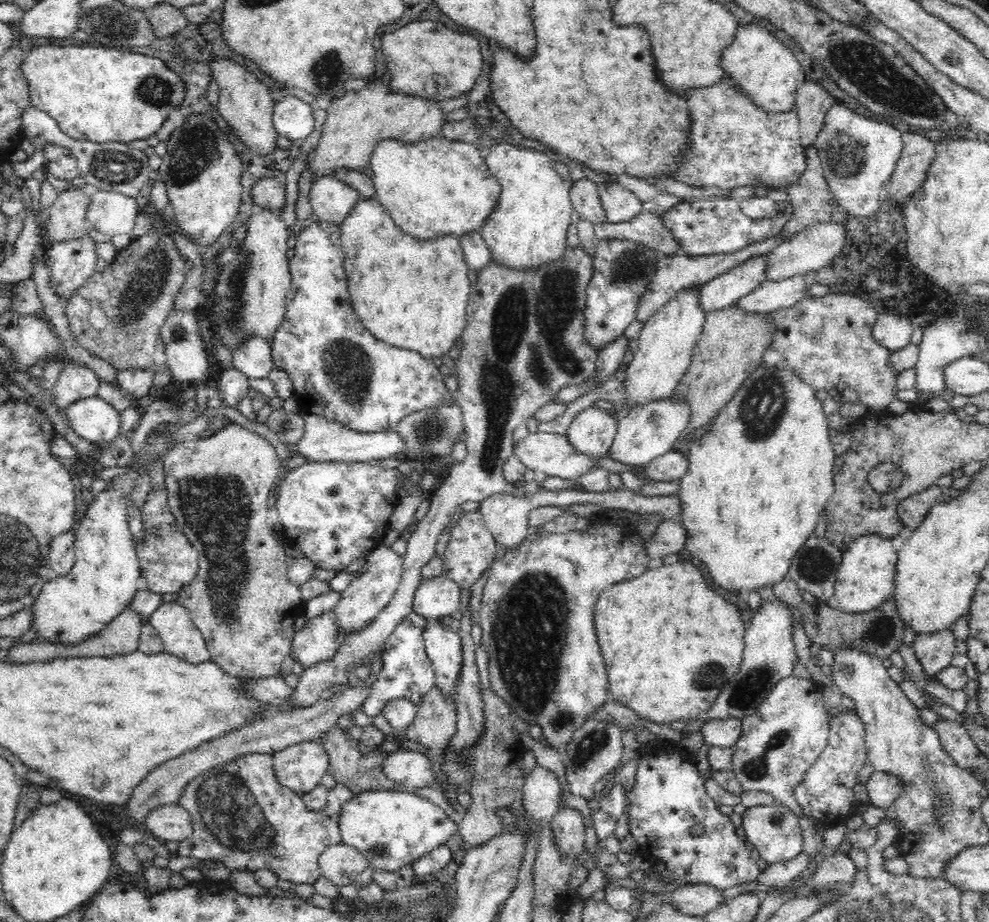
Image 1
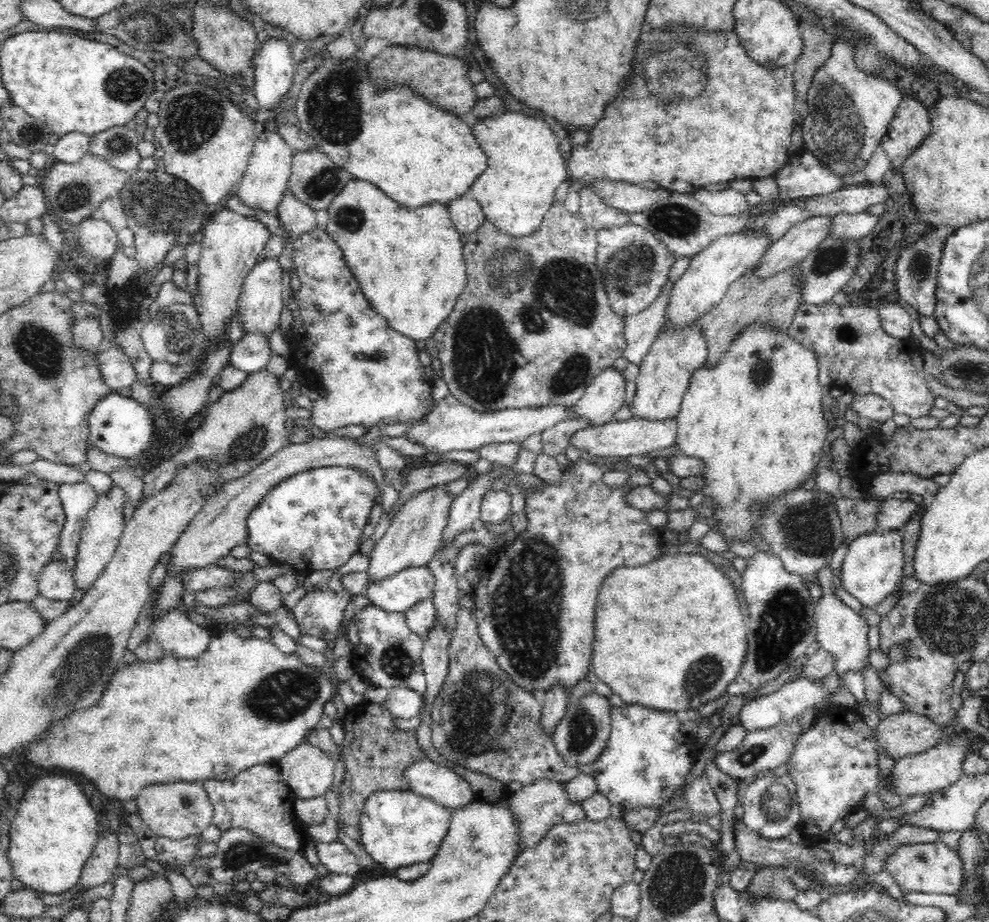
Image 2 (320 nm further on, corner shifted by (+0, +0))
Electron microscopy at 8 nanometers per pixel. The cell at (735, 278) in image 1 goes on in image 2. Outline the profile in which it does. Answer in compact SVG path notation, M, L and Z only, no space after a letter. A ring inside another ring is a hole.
M810 216L794 224L782 238L772 242L757 265L758 276L774 276L803 261L830 236L833 216Z

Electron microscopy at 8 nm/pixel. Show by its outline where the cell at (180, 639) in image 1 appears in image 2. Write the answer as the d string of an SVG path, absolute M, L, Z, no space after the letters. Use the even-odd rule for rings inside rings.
M178 608L164 613L159 619L153 626L150 638L162 647L165 656L195 659L206 652L212 630L198 626Z

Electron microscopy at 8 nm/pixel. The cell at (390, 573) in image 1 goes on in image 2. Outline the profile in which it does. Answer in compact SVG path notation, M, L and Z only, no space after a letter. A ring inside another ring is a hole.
M437 485L425 489L417 496L407 500L398 514L391 520L385 535L379 540L371 552L369 580L380 580L384 576L392 576L405 568L423 567L436 554L443 542L449 510L456 496L453 496L445 485Z

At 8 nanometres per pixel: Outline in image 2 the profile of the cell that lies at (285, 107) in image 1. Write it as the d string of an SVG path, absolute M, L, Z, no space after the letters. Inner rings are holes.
M272 36L257 45L252 56L254 92L260 106L268 110L278 108L290 90L295 73L292 49L286 40Z

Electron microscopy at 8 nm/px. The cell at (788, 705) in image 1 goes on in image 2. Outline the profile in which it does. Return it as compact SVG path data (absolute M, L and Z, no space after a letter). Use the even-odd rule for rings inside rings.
M794 719L787 723L780 723L771 729L762 729L749 732L738 748L731 751L718 751L712 758L715 765L726 774L736 778L751 777L753 775L773 776L777 771L785 768L786 763L794 750L796 740L802 734L798 720Z

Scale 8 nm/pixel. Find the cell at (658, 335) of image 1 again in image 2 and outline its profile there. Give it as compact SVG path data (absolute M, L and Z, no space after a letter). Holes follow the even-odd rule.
M745 227L738 232L720 234L714 242L691 257L685 273L672 284L670 302L667 306L667 322L677 326L692 324L694 320L706 314L713 306L722 300L728 287L736 282L748 268L754 267L766 254L774 242L765 230Z

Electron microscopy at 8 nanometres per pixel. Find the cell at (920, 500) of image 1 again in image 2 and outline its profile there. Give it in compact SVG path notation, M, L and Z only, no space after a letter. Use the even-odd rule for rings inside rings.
M892 496L880 502L880 509L876 514L877 530L892 530L904 528L910 516L918 510L918 504L910 500L895 500Z

